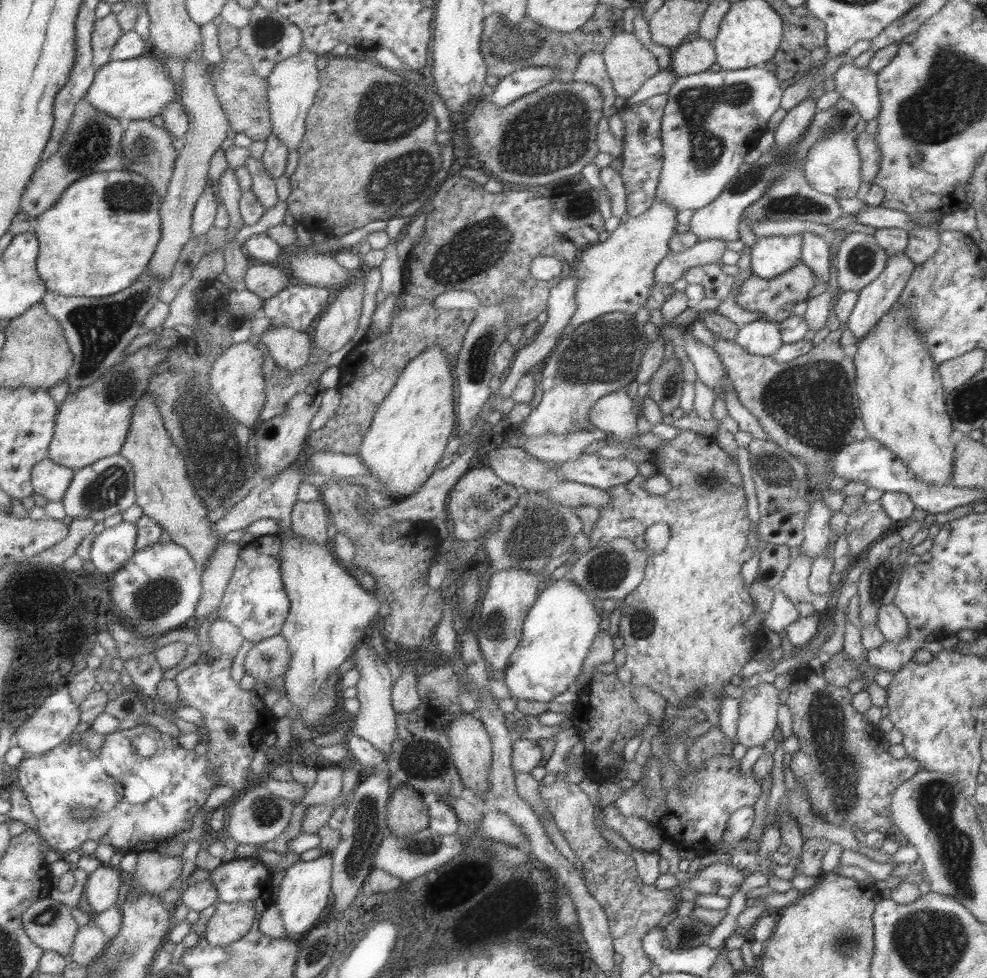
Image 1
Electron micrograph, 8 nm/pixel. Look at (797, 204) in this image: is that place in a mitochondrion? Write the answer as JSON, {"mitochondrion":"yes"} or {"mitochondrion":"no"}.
{"mitochondrion":"yes"}

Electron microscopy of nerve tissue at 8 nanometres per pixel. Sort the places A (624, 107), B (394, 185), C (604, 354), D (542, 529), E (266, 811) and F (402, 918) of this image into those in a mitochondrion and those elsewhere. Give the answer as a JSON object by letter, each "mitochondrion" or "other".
{"A":"other","B":"mitochondrion","C":"mitochondrion","D":"mitochondrion","E":"mitochondrion","F":"other"}

